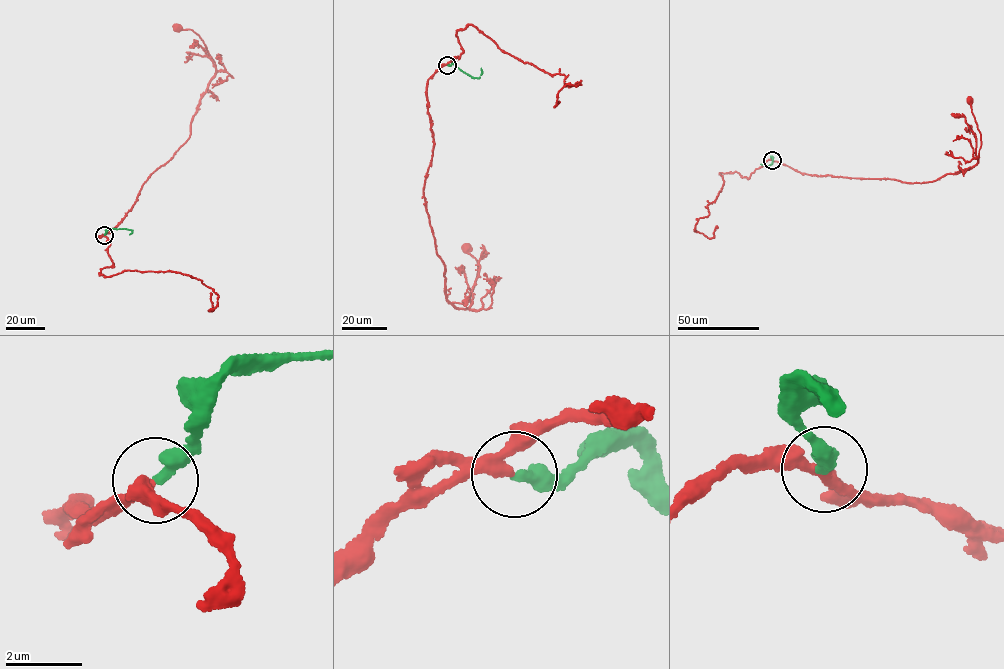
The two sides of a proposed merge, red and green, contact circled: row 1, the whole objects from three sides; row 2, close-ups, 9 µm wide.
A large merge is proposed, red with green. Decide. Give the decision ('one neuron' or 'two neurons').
one neuron

